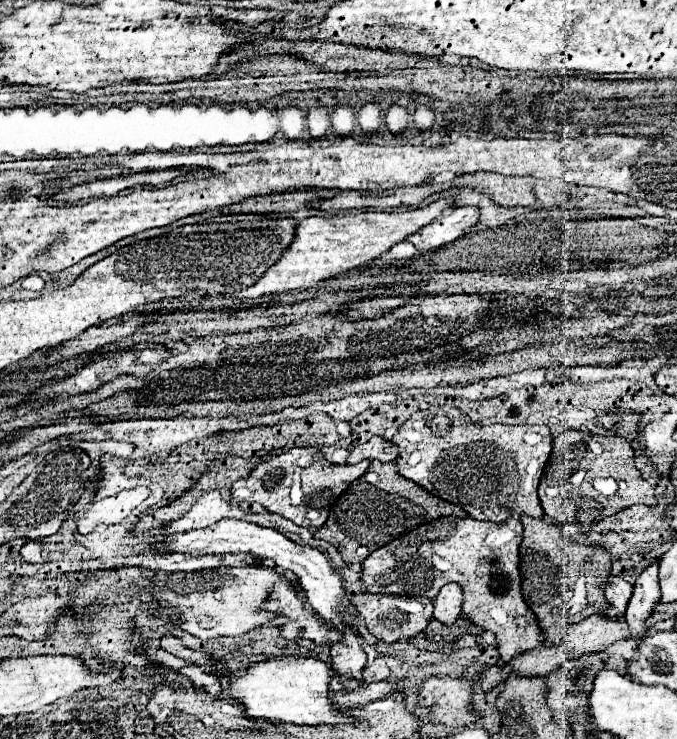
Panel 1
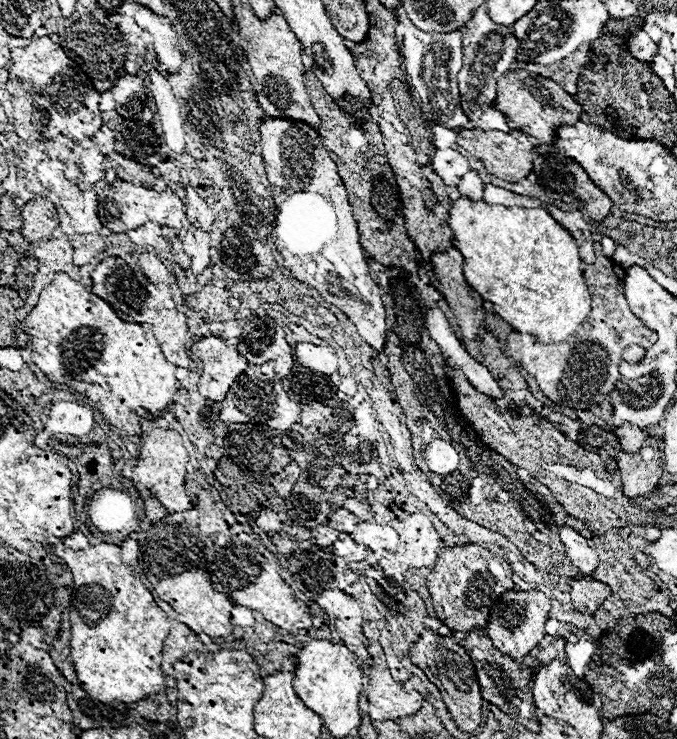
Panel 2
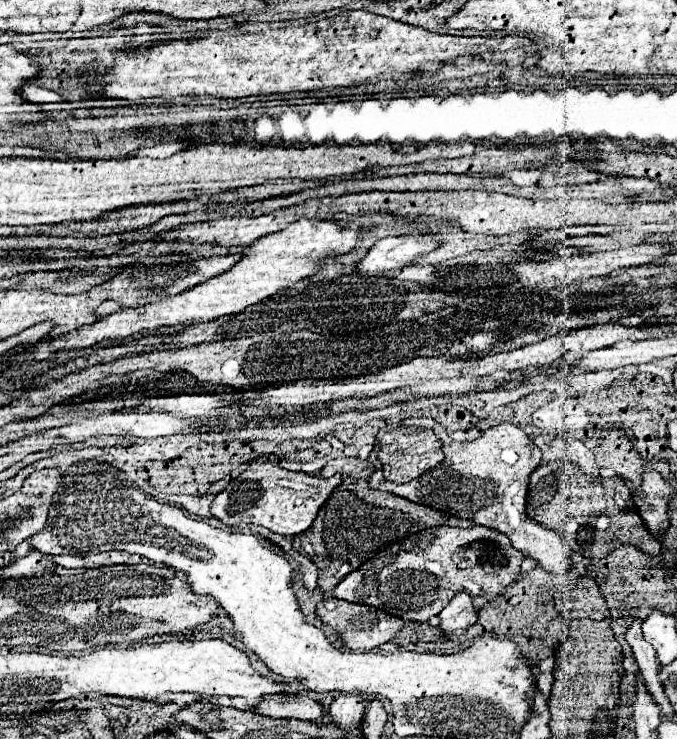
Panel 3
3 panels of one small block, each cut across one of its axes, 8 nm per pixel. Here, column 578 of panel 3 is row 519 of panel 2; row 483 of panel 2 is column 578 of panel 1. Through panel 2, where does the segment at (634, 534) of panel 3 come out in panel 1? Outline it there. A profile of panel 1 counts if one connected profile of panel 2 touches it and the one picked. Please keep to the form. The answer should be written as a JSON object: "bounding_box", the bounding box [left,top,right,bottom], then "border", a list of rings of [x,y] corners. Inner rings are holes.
{"bounding_box":[540,430,656,524],"border":[[[566,430],[552,442],[552,454],[546,462],[540,486],[540,504],[544,514],[558,524],[596,522],[634,504],[656,504],[654,488],[634,466],[634,450],[624,436],[596,436],[580,430]],[[602,478],[618,480],[616,494],[602,494],[594,484]]]}

